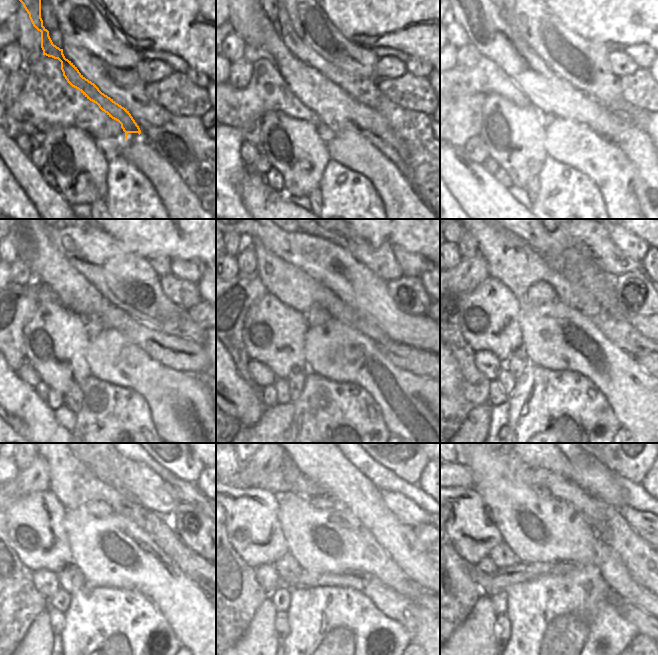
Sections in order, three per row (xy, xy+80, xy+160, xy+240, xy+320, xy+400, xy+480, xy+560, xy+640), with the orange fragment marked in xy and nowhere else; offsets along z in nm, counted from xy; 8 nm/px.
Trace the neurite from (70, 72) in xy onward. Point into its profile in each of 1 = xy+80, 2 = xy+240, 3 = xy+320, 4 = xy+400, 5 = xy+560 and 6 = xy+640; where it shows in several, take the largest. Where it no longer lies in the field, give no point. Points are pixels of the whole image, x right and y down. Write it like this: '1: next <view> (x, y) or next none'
1: next xy+80 (334, 107)
2: next xy+240 (179, 354)
3: next xy+320 (416, 361)
4: next xy+400 (643, 361)
5: next none
6: next none

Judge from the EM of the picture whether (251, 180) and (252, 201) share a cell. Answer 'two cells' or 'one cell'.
one cell

